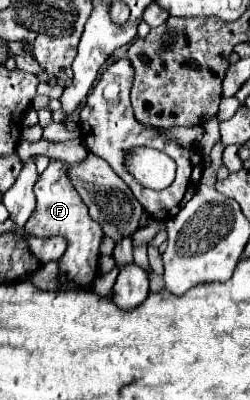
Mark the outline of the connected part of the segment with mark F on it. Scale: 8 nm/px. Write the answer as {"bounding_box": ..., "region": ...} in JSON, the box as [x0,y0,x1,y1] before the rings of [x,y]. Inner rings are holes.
{"bounding_box":[25,159,103,291],"region":[[[51,159],[49,167],[39,175],[35,183],[37,207],[31,219],[25,225],[25,233],[29,237],[63,237],[67,241],[67,251],[57,261],[59,263],[59,277],[57,277],[57,291],[73,291],[73,289],[87,289],[97,277],[97,263],[99,263],[99,247],[103,241],[103,231],[87,213],[87,205],[79,197],[73,181],[69,179],[69,167],[63,161]]]}

